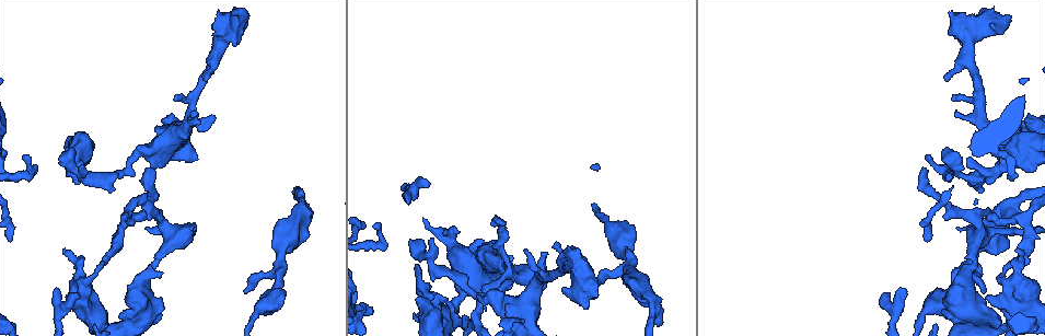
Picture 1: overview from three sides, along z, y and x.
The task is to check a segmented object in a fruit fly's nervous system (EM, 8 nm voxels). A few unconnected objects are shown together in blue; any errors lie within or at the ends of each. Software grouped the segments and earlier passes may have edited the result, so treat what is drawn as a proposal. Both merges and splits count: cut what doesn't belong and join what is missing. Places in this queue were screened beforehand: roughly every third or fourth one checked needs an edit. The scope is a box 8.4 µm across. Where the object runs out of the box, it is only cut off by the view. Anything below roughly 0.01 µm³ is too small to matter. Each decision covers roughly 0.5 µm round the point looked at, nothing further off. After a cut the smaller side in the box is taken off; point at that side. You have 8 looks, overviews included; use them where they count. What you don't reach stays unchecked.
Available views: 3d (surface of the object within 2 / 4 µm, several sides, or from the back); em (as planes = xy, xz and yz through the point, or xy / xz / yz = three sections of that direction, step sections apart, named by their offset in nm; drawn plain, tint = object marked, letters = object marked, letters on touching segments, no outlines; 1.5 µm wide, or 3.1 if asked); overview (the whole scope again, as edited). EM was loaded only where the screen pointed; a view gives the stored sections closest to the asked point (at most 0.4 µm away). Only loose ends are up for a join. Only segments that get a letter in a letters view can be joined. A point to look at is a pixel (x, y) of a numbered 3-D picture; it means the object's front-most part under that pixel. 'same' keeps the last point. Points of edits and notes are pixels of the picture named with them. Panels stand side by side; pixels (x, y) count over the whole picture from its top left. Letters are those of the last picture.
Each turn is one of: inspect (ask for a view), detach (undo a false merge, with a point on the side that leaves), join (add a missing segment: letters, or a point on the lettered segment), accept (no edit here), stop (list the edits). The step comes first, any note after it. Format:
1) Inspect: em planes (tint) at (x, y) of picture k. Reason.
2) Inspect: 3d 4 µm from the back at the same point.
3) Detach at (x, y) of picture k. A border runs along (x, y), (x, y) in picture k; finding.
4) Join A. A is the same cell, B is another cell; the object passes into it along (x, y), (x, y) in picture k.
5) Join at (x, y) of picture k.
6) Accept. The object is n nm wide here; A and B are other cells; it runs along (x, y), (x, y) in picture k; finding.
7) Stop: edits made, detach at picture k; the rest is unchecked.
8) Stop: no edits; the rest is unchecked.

Inspect: em xy step 4 (letters) at (598, 278) of picture 1. Branch stops here.

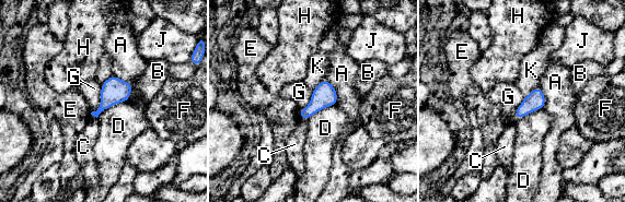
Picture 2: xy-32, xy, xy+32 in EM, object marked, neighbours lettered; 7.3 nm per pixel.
Accept. A, B, C, D, E, F, G, H, J and K are other cells; a border runs along (101, 85), (101, 103), (92, 111) in picture 2; no lettered segment goes on from it.

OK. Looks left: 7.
Inspect: 3d 2 µm at (956, 228) of picture 1. An open end.

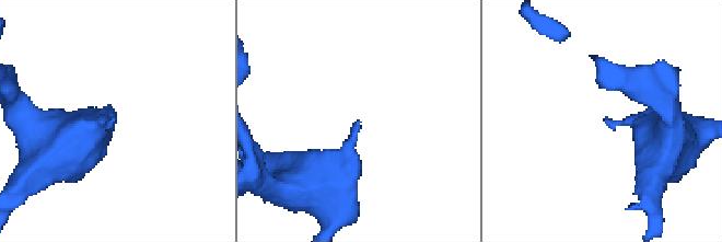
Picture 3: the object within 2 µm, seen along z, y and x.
Inspect: em planes (letters) at (115, 118) of picture 3.

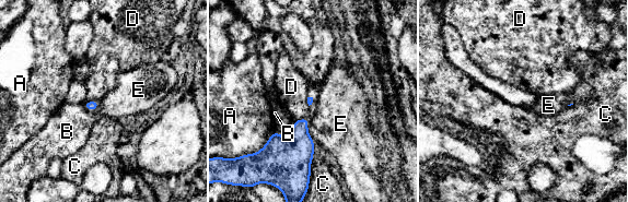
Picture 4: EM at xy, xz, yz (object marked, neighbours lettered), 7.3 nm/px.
Accept. The longest contact is with A, 200 nm; A, B, C, D and E are other cells; a border runs along (306, 127), (307, 133), (314, 140) in picture 4; none of them fits.

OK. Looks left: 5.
Inspect: 3d 2 µm at (477, 311) of picture 1. Closes a loop.

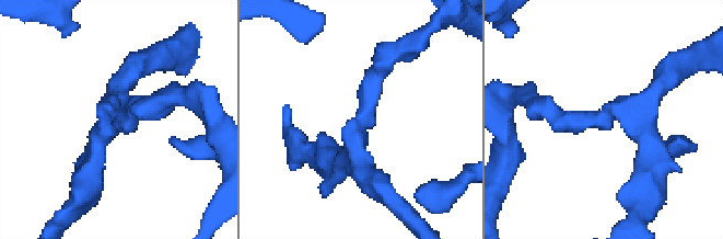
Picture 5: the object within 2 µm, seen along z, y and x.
Inspect: em planes (tint) at (363, 127) of picture 5. The arms are 170, 200 nm wide; shape alone is not enough.

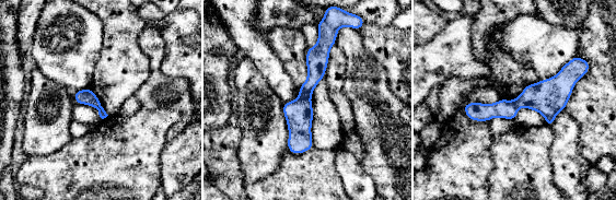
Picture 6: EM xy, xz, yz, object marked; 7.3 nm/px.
Inspect: em planes (letters) at the same point. See the neighbours.

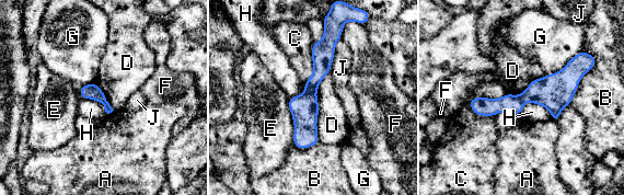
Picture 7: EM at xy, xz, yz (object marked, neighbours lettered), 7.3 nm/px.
Detach at (304, 109) of picture 7. A, B, C, D, E, F, G, H and J are other cells; a border runs along (305, 89), (314, 94) in picture 7; a second cell is stuck on.

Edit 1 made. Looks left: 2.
Stop: edits made, detach at picture 7; the rest is unchecked.

